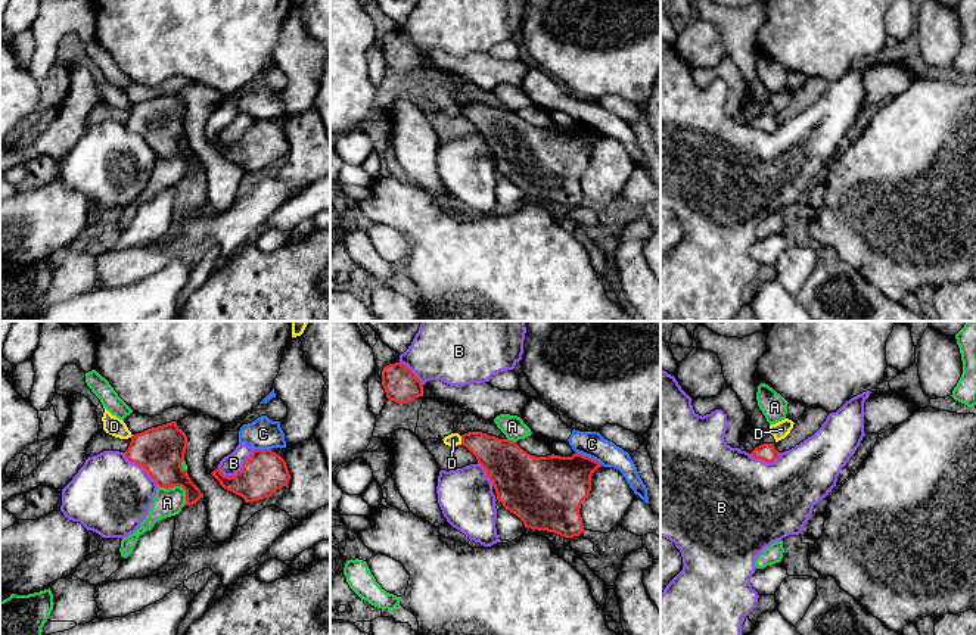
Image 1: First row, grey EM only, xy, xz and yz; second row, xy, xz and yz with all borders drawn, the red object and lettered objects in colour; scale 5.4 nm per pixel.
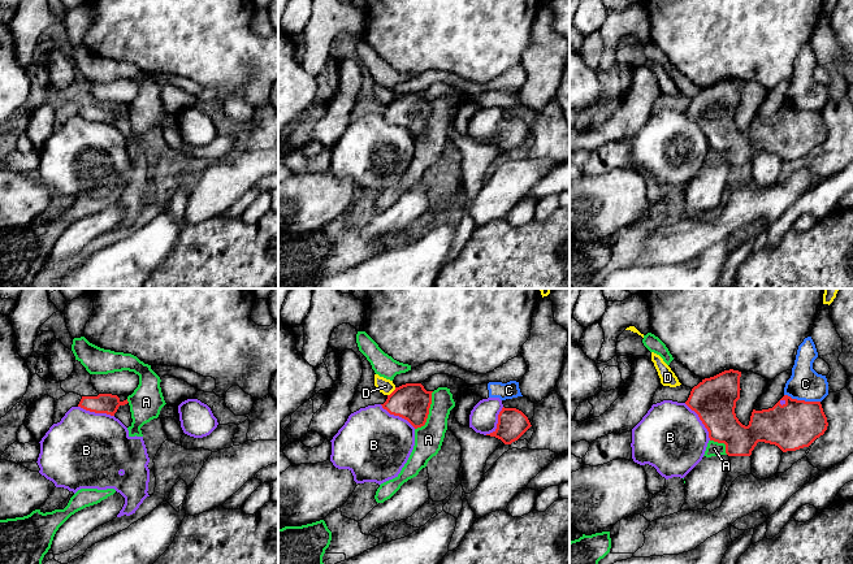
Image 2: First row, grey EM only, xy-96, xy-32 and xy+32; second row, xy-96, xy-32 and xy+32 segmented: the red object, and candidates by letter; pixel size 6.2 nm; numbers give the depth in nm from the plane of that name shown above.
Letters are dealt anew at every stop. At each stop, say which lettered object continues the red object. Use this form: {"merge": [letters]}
{"merge": []}

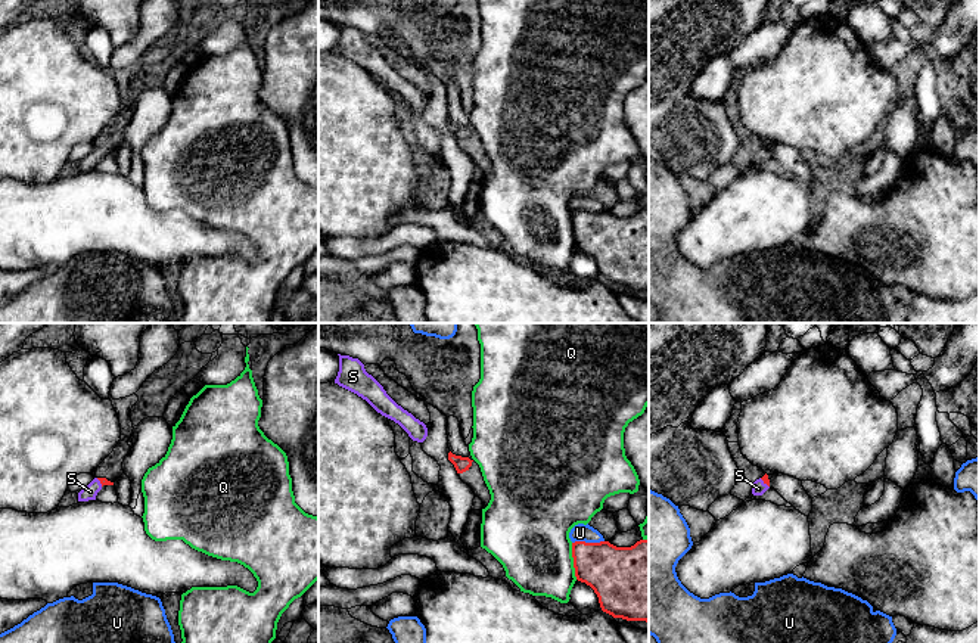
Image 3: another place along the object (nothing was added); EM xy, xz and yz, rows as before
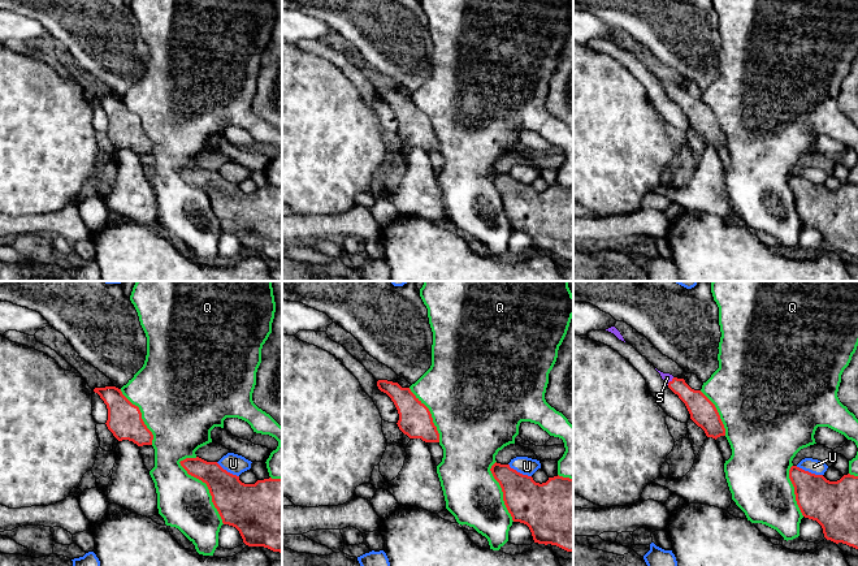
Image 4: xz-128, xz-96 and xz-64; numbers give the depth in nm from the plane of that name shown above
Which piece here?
{"merge": ["S"]}

